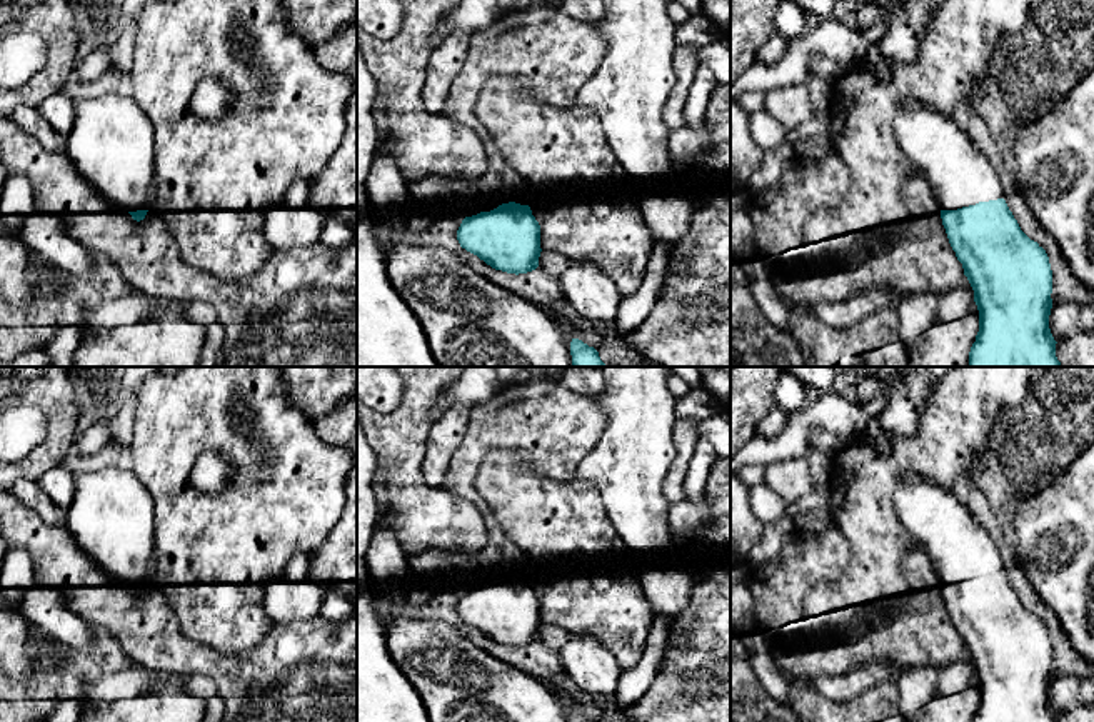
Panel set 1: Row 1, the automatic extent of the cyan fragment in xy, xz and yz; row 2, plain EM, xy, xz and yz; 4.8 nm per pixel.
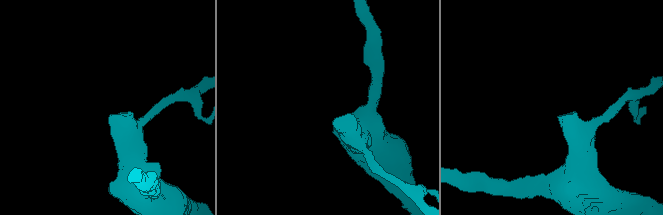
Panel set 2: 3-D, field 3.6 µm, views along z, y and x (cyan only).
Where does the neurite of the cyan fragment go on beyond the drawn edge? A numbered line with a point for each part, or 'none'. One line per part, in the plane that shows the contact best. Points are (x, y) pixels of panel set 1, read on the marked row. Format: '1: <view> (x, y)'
1: yz (938, 145)

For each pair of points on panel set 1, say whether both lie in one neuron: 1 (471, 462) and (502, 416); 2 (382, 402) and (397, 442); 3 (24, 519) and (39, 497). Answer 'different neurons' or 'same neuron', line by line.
1: same neuron
2: different neurons
3: different neurons

